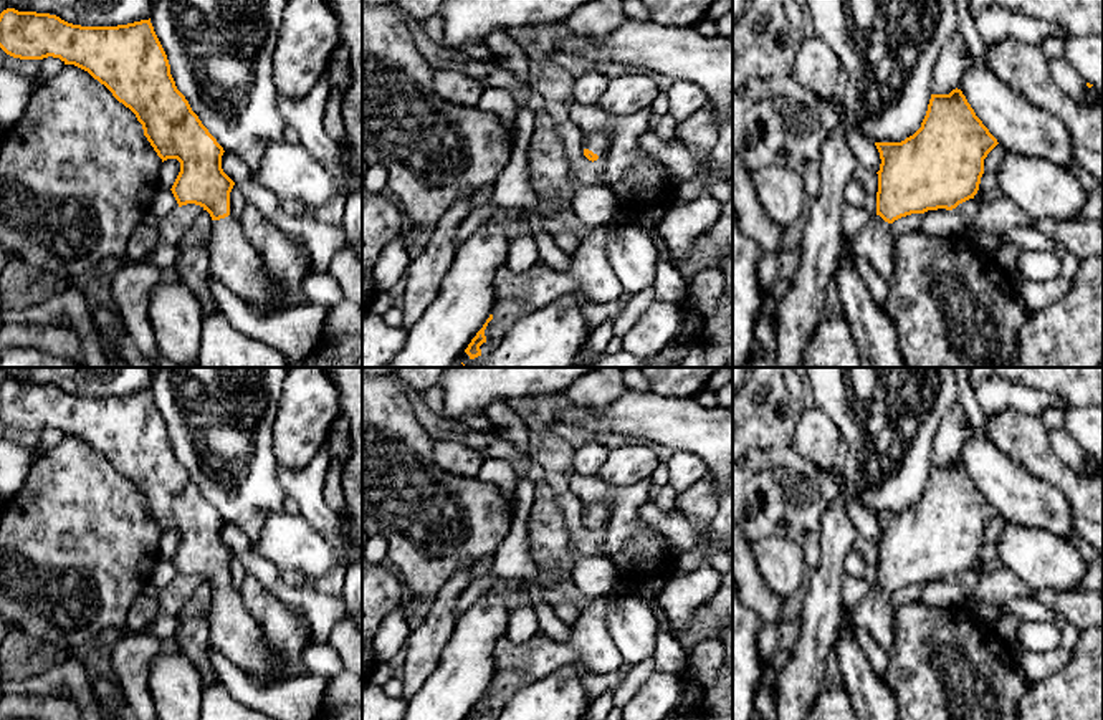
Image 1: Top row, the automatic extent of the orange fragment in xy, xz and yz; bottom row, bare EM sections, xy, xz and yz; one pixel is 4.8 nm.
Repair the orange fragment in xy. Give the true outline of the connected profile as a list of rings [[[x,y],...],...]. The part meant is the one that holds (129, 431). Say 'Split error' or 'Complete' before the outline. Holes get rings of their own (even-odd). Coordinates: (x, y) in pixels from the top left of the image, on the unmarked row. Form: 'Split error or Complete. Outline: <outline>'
Split error. Outline: [[[7,379],[0,384],[0,419],[20,430],[60,429],[64,435],[74,435],[104,455],[136,485],[144,506],[162,533],[167,530],[180,533],[180,543],[170,559],[179,578],[195,574],[210,584],[212,606],[205,614],[210,626],[208,644],[265,687],[286,682],[260,674],[271,662],[271,654],[256,619],[245,607],[238,589],[230,586],[230,563],[235,553],[222,540],[225,521],[177,460],[150,389],[117,397],[81,397],[50,384]]]

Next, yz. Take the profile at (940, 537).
Split error. Outline: [[[961,460],[949,465],[931,465],[921,498],[901,513],[875,513],[880,523],[876,584],[850,609],[855,626],[888,652],[895,639],[895,606],[891,594],[911,584],[953,581],[974,569],[984,545],[984,530],[997,516],[997,510],[976,487]]]

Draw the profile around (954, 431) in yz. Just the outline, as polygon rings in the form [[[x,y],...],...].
[[[956,402],[934,435],[931,465],[949,465],[976,435],[979,435],[977,430],[971,425],[962,406]]]

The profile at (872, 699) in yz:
[[[843,606],[833,657],[842,672],[842,685],[848,690],[857,712],[857,720],[900,720],[896,700],[888,685],[878,677],[862,646],[852,637],[853,621]]]

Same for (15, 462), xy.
[[[0,439],[0,495],[12,498],[26,482],[33,467],[31,450],[10,439]]]

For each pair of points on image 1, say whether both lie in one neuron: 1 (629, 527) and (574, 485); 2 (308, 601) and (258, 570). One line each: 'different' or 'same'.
1: same
2: same

